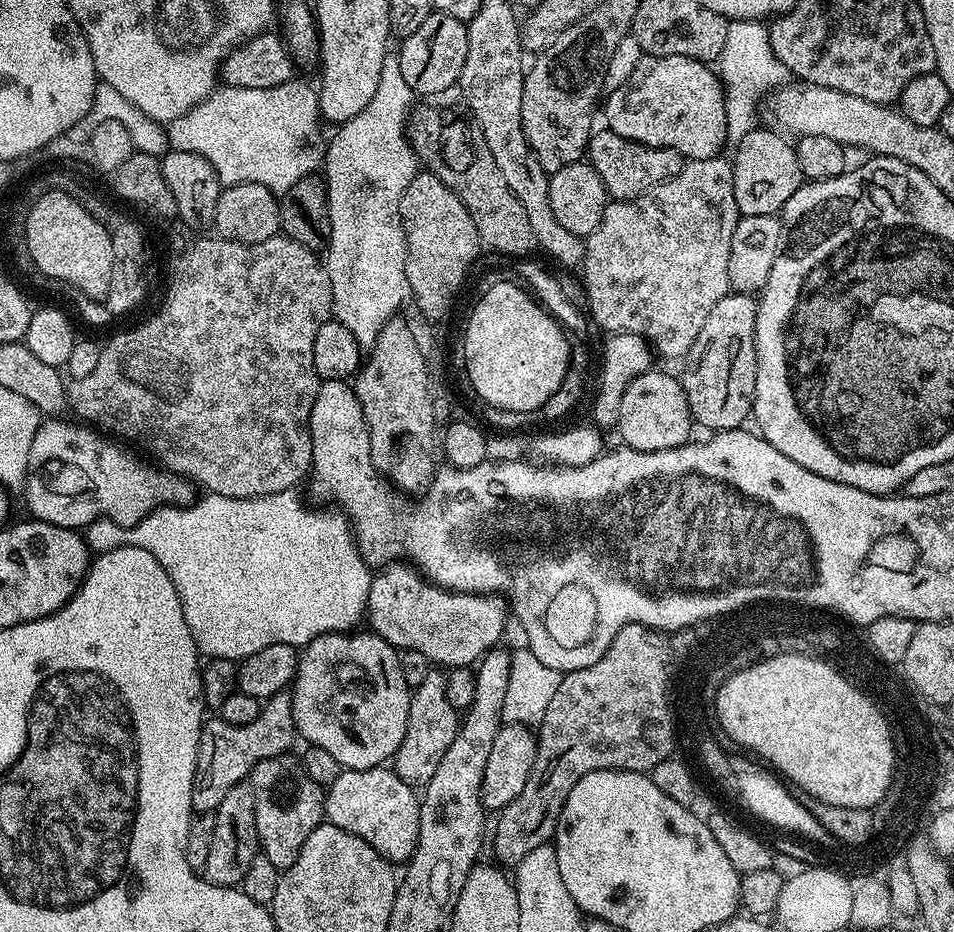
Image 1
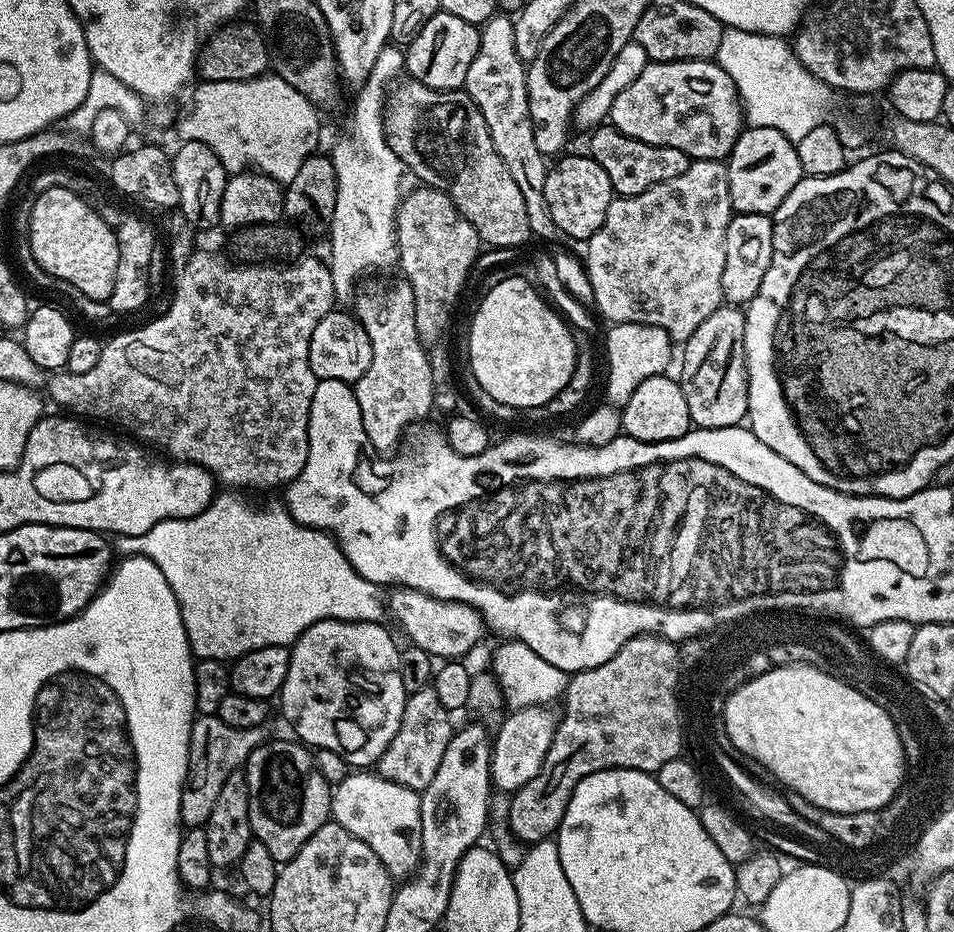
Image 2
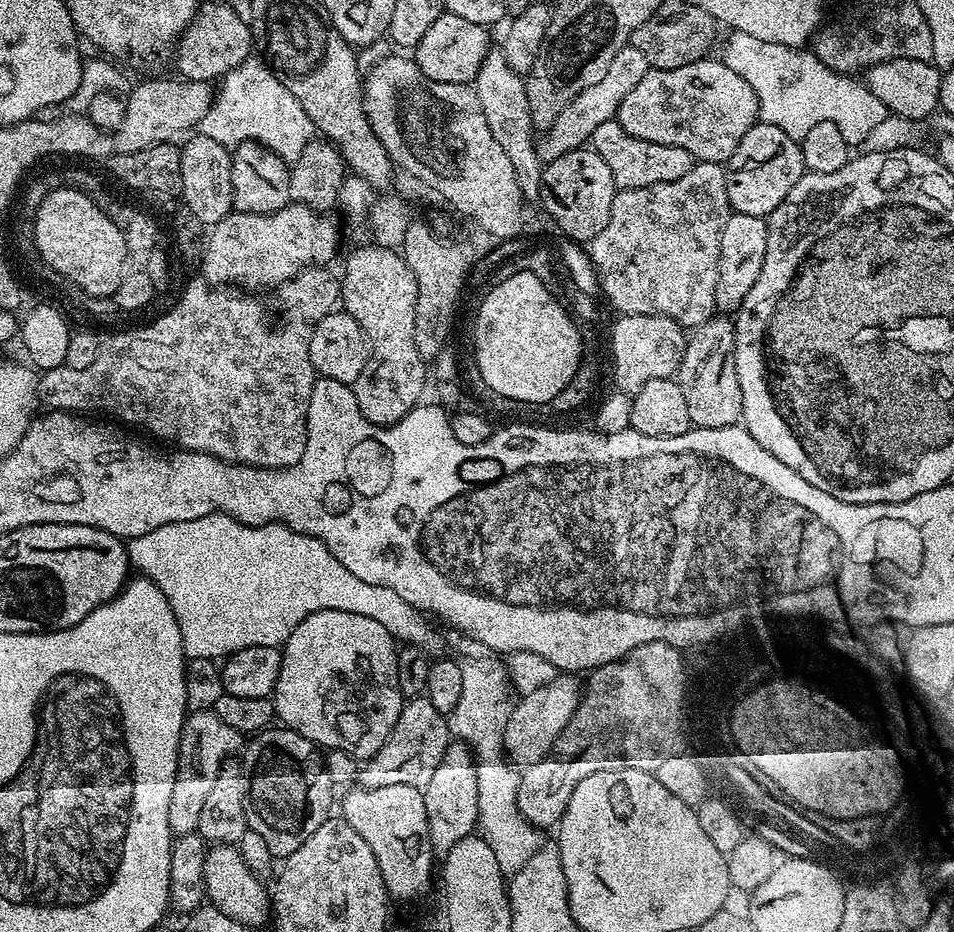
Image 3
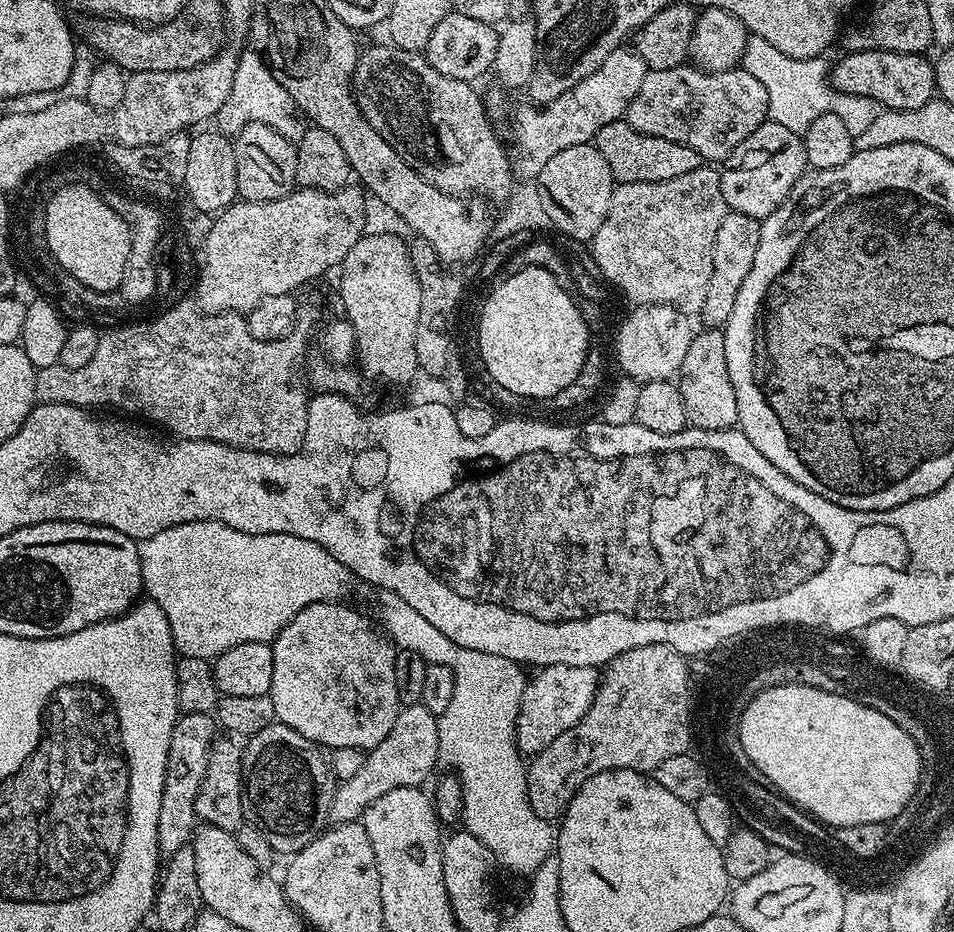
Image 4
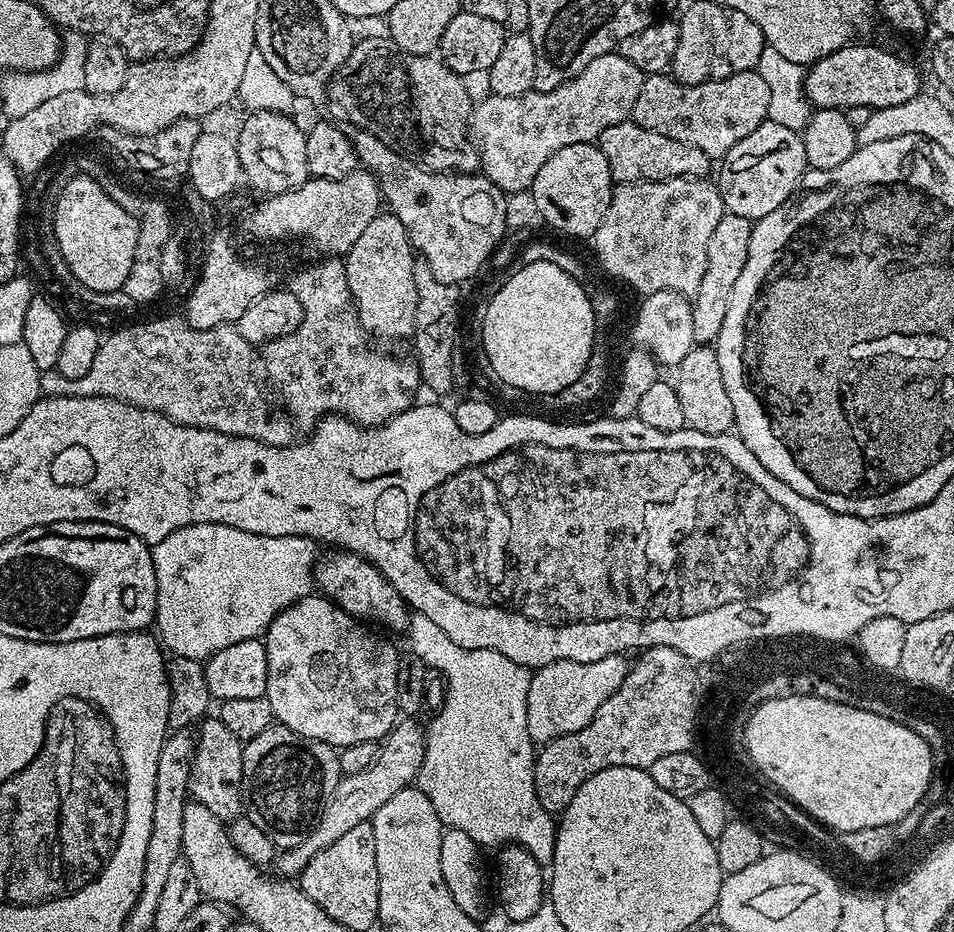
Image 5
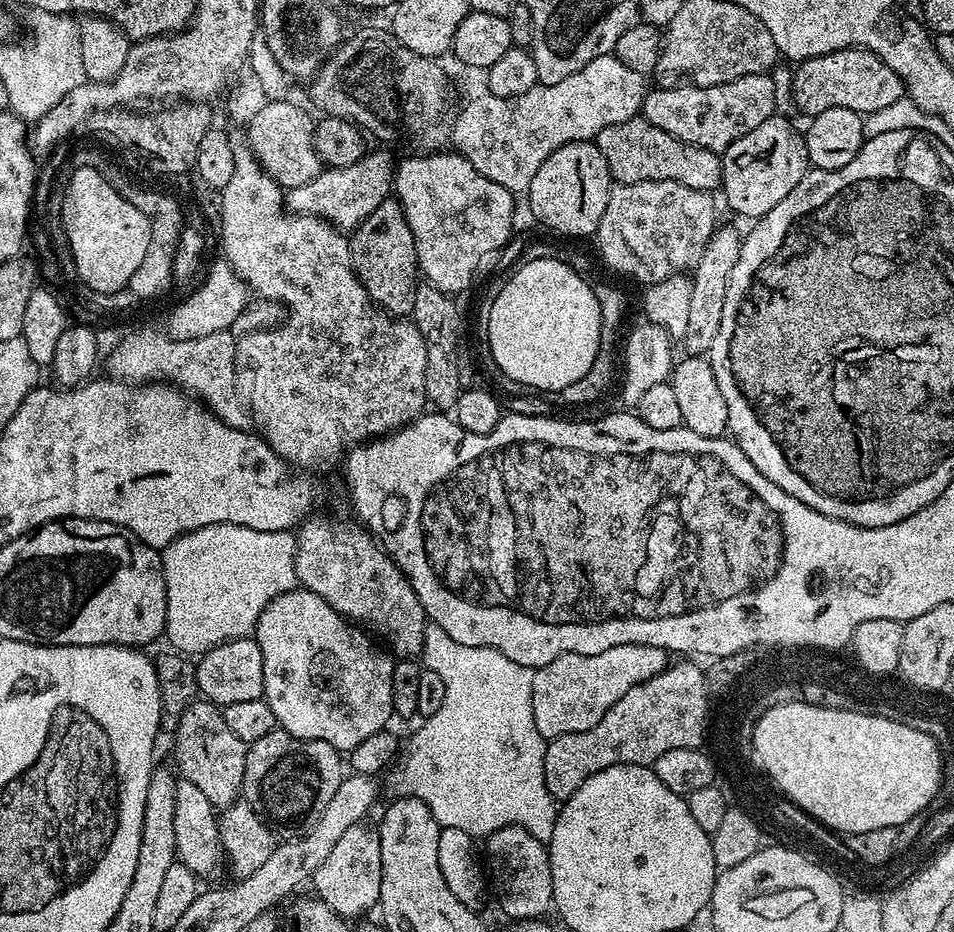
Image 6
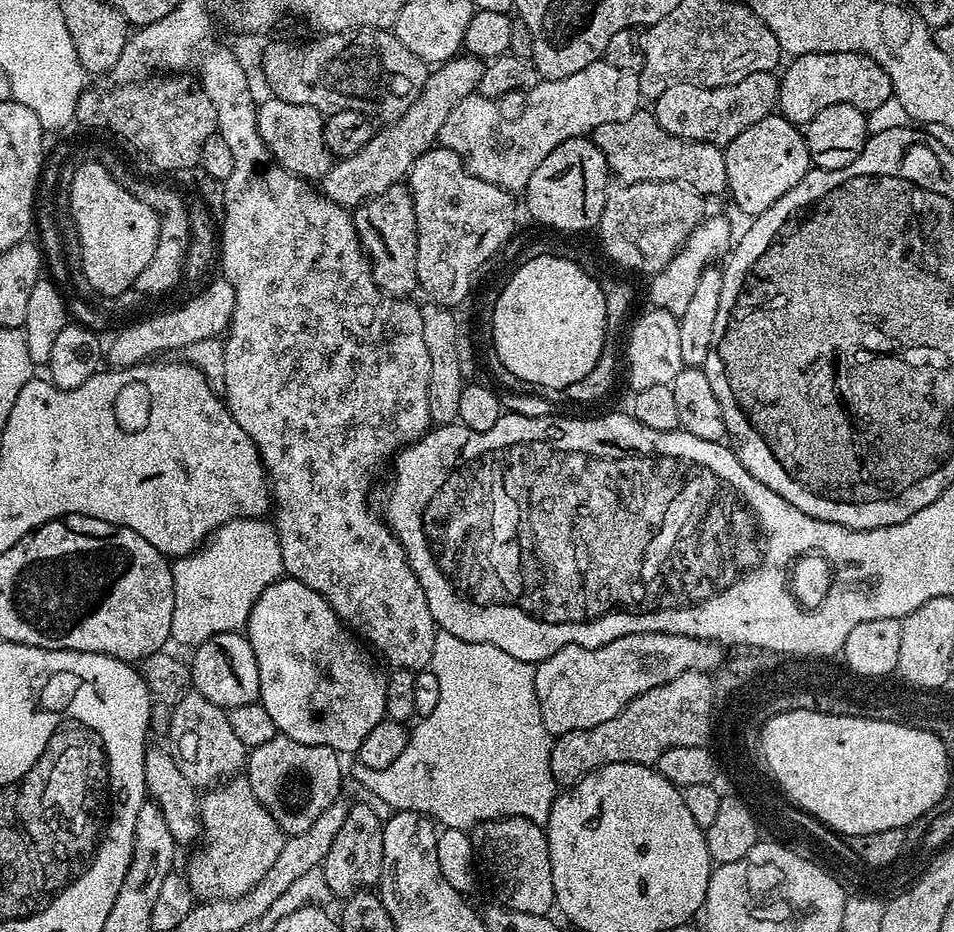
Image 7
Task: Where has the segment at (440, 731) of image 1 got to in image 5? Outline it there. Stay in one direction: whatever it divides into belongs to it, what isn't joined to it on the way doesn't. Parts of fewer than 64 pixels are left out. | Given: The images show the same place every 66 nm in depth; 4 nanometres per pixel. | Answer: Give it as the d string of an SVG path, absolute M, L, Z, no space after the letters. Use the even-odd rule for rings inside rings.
M404 718L397 723L396 727L388 733L386 739L379 745L374 762L362 770L362 774L341 775L338 786L334 786L332 793L324 799L324 808L316 819L316 825L312 828L298 846L283 849L278 856L278 865L285 877L299 877L300 871L309 864L326 846L334 846L342 834L347 834L353 826L367 824L372 815L398 790L409 787L415 781L418 770L422 766L424 757L424 738L426 735L423 727L416 725L417 721L412 718Z

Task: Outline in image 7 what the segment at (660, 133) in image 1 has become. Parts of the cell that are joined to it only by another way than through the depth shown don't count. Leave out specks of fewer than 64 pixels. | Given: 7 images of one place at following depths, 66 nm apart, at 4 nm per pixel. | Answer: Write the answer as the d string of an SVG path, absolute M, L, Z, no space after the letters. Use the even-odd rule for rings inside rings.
M759 72L742 78L742 82L717 88L675 84L651 101L650 111L666 134L694 142L727 146L734 142L734 138L738 138L738 134L742 134L742 130L750 130L754 122L762 122L762 118L773 115L777 111L779 99L780 81L777 73Z

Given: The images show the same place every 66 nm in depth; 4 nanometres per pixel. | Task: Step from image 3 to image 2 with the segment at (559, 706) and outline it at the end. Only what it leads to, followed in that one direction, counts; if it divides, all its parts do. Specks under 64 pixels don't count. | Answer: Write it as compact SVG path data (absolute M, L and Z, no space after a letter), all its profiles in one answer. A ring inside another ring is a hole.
M548 706L517 708L509 711L501 719L492 741L490 774L493 789L500 791L501 788L505 794L511 794L517 792L522 786L526 786L526 782L530 782L530 778L534 778L534 774L538 774L538 770L550 750L550 742L556 733L558 716L555 711L552 713L551 710L552 708Z

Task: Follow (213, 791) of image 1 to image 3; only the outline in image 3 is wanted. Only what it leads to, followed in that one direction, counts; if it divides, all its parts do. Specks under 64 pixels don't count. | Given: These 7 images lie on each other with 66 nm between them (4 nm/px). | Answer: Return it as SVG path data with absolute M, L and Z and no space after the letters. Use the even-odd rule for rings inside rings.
M189 711L185 715L184 729L180 735L178 770L174 778L174 791L170 794L170 830L173 837L196 831L198 818L202 818L202 806L206 806L206 797L210 795L214 782L218 782L218 770L225 760L235 757L241 748L242 734L238 730L230 730L230 726L226 726L215 711Z

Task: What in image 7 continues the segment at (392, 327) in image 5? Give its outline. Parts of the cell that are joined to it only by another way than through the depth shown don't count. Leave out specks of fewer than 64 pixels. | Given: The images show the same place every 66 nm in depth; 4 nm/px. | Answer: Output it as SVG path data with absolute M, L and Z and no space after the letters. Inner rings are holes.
M401 182L382 190L382 194L365 200L355 209L356 233L364 254L372 265L374 282L391 296L408 298L418 285L418 230L414 214L414 198L407 183Z

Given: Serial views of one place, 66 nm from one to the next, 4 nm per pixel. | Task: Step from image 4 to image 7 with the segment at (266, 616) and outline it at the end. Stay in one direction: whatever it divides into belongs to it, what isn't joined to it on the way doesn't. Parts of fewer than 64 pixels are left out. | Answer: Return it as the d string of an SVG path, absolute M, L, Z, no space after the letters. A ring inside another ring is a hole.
M237 518L226 522L207 541L188 556L181 556L172 564L174 574L174 618L170 622L171 639L180 644L195 646L206 642L214 634L240 632L250 618L254 602L278 579L285 575L282 546L271 523L264 518Z

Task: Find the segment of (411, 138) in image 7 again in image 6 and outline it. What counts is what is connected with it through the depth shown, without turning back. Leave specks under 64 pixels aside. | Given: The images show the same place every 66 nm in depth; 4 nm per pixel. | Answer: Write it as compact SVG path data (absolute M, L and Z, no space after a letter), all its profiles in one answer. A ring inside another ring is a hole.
M369 151L354 166L325 167L306 186L287 189L286 207L302 216L321 216L341 230L354 230L386 199L394 188L394 159L388 152Z

